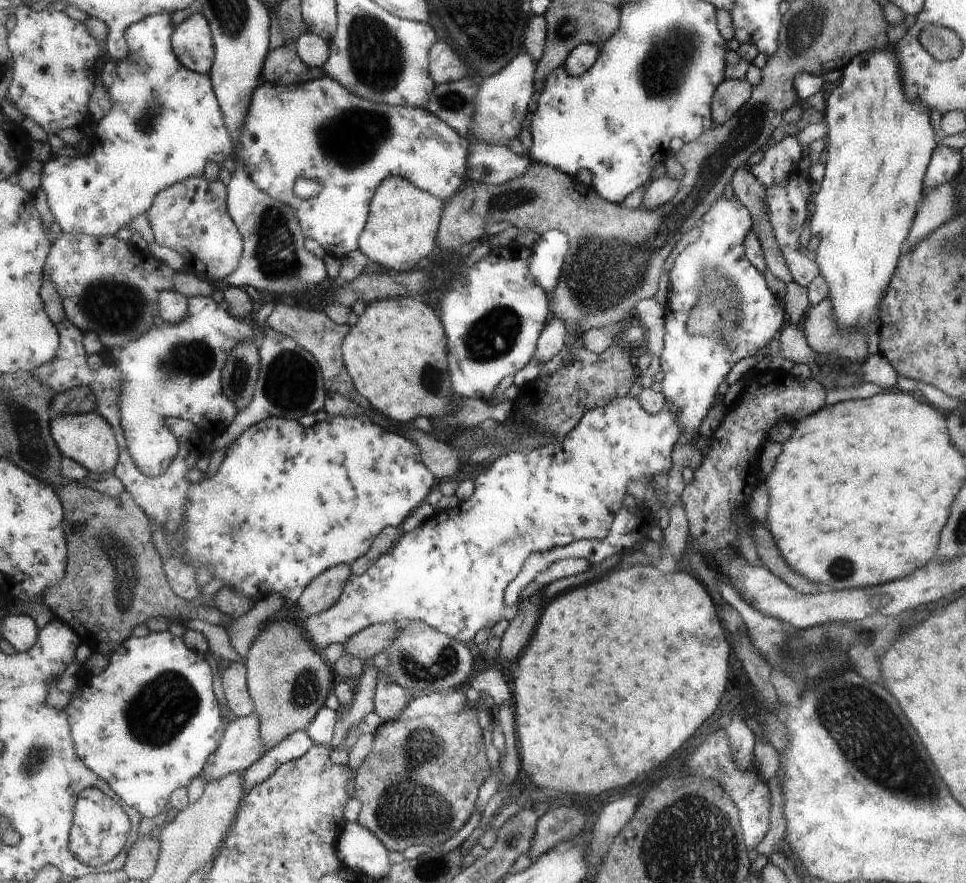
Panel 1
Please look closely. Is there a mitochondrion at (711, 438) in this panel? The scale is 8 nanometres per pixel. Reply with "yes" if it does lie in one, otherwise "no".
no

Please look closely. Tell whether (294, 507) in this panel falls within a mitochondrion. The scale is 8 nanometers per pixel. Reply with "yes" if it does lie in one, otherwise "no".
no

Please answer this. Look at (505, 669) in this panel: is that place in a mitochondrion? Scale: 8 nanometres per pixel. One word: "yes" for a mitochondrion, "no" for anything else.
no

